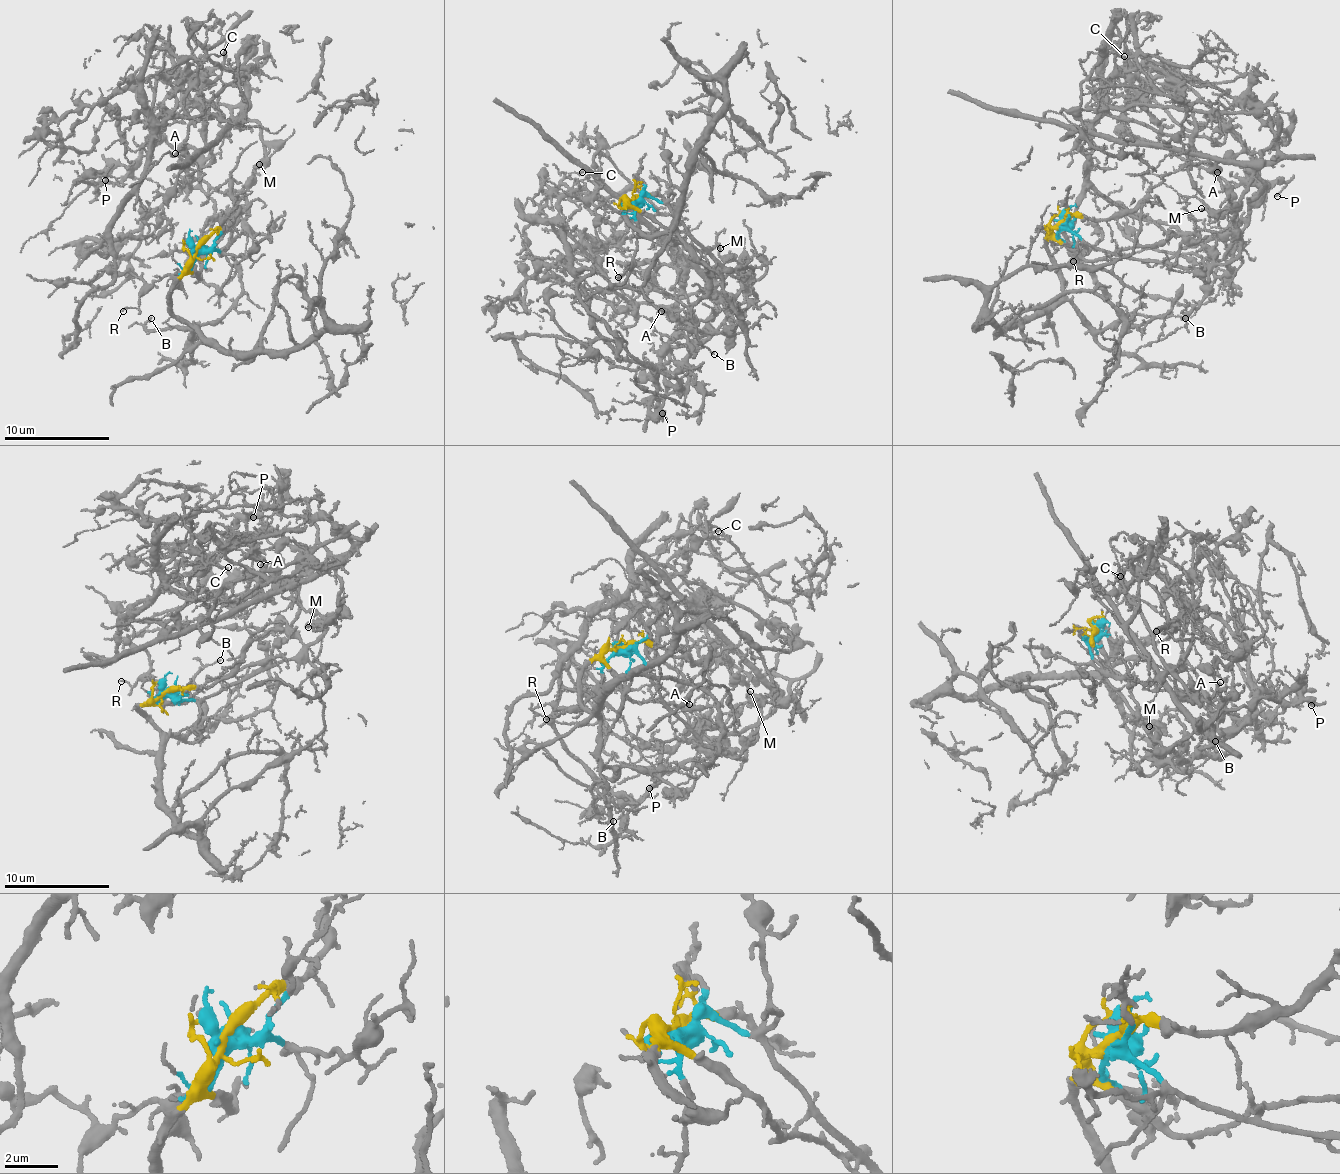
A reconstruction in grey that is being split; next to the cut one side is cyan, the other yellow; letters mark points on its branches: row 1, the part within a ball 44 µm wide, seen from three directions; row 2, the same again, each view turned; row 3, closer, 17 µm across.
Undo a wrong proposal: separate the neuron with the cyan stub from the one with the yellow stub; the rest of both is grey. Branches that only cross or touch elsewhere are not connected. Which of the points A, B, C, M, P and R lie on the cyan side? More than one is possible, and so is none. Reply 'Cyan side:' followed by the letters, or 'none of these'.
Cyan side: A, C, M, P, R

